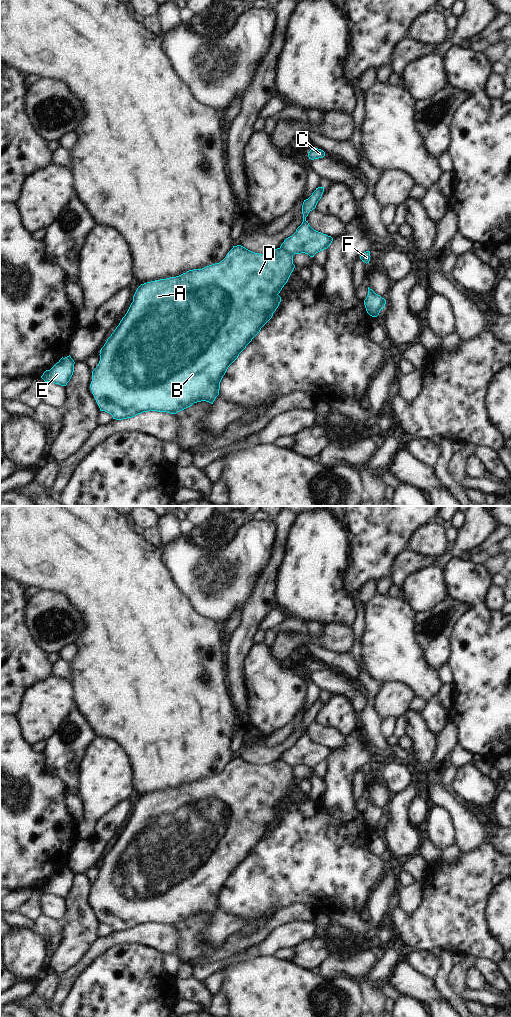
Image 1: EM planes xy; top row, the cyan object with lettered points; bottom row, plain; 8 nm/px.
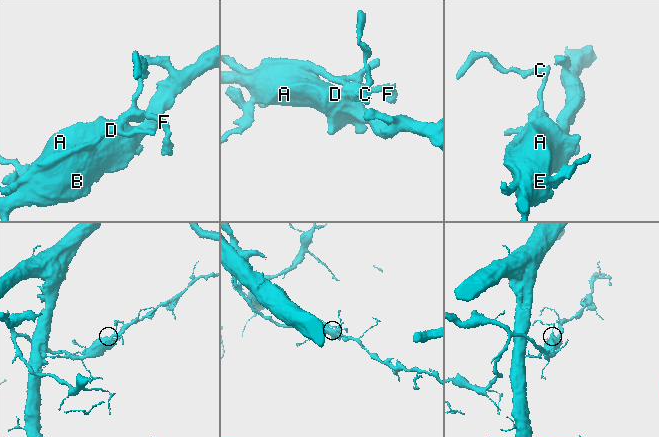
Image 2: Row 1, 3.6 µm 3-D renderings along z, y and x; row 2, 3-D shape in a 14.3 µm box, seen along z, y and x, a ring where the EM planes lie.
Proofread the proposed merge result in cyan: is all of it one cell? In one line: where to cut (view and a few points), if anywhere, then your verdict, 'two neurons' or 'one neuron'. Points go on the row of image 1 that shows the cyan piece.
cut xy (280, 247), (293, 254); two neurons

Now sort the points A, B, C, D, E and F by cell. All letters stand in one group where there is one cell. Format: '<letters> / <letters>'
A B D E / C F

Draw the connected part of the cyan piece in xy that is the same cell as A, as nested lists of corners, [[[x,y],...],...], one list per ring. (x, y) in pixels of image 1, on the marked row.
[[[237,245],[219,263],[141,284],[127,313],[101,348],[99,364],[92,371],[90,387],[100,411],[123,420],[150,410],[176,414],[197,402],[213,404],[228,367],[278,308],[278,294],[294,268],[293,254],[283,248],[259,254]]]

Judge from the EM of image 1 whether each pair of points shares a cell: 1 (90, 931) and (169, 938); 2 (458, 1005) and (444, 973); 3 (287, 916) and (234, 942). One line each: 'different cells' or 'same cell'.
1: different cells
2: same cell
3: same cell

